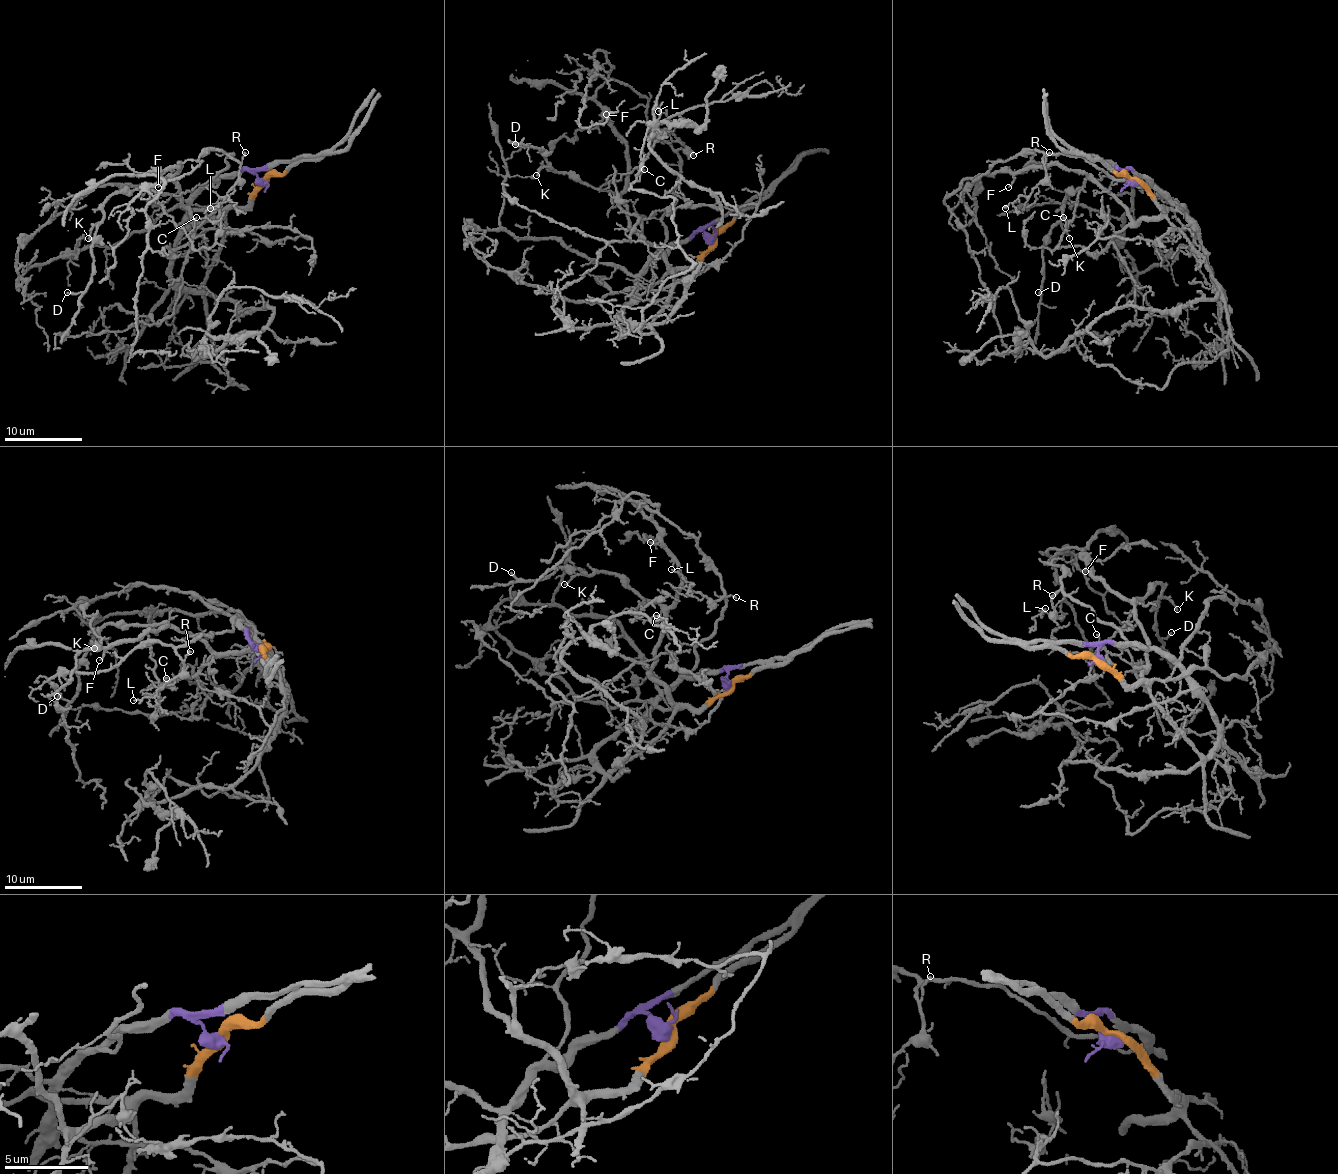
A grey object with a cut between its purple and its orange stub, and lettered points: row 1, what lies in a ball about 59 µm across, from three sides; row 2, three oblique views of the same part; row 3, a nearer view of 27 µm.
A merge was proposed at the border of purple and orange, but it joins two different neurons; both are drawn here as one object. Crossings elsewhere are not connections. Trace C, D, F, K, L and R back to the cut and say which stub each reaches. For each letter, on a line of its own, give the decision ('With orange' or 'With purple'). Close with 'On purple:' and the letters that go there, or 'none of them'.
C: With orange
D: With orange
F: With orange
K: With orange
L: With purple
R: With purple
On purple: L, R

